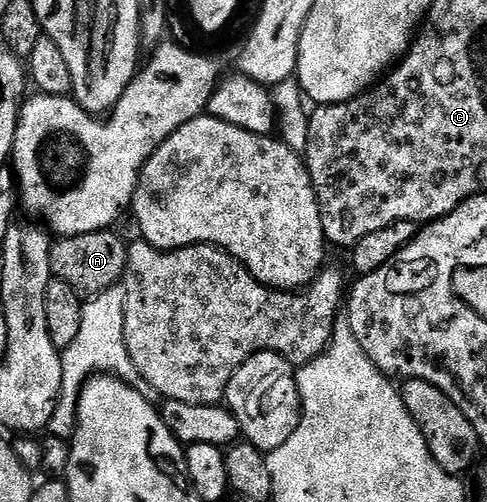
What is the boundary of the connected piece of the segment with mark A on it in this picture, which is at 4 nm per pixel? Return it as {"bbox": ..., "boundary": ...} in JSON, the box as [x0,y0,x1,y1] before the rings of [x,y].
{"bbox":[49,230,129,298],"boundary":[[[102,230],[54,239],[49,246],[54,277],[67,282],[67,286],[74,288],[82,298],[98,296],[103,290],[120,285],[125,275],[129,249],[126,241],[121,241],[115,233],[113,230]]]}

